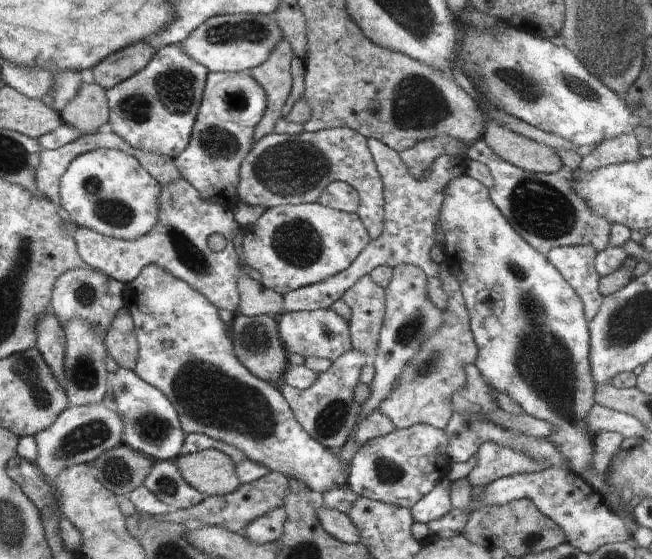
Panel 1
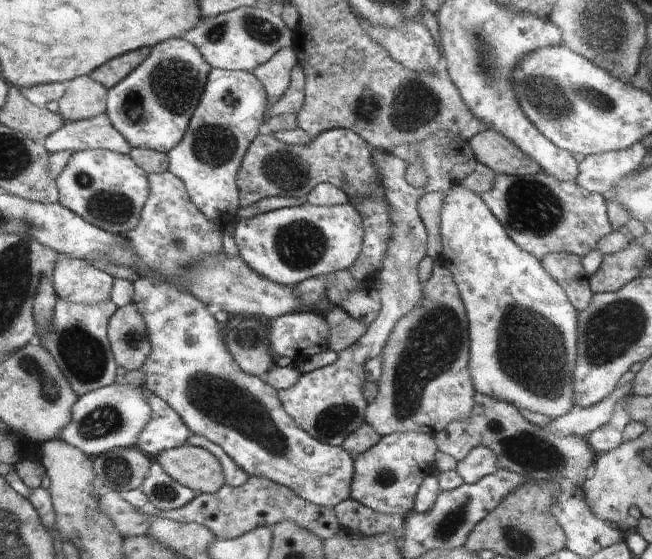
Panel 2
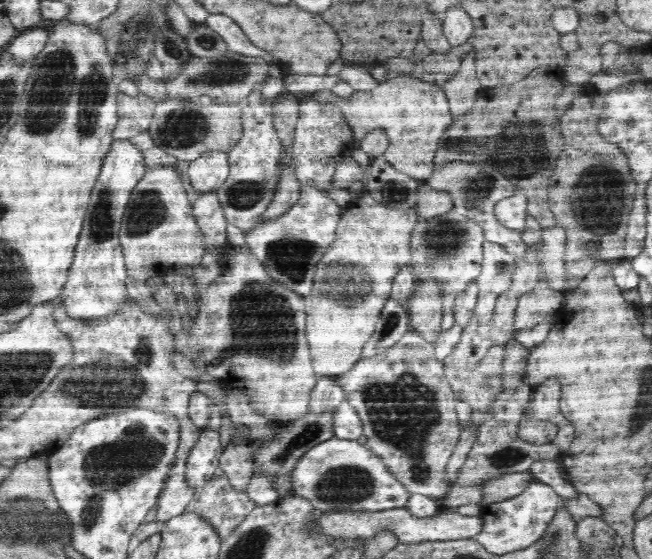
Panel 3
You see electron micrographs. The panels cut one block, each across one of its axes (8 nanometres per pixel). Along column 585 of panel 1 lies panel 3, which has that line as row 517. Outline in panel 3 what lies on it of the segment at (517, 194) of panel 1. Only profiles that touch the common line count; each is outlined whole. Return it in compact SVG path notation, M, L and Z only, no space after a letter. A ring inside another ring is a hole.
M222 475L212 477L203 487L197 488L183 513L201 516L222 541L238 528L254 507L254 501L247 491L234 489L230 479Z

